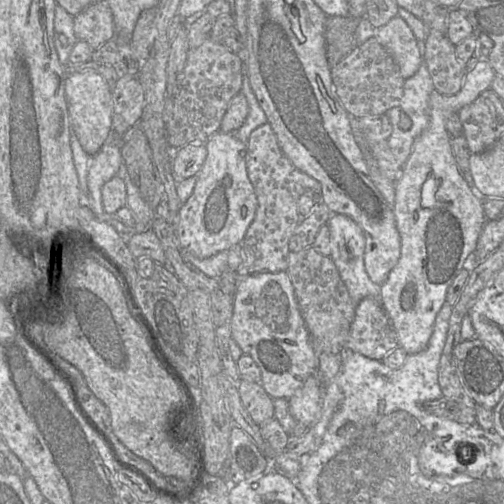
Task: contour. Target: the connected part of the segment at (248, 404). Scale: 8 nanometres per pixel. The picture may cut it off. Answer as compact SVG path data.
M240 380L238 392L243 407L257 425L275 418L273 399L260 383Z

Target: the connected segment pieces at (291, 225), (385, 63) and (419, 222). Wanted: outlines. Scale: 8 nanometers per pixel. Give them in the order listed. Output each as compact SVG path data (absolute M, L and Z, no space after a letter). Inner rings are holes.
M269 123L252 131L247 141L246 166L248 177L257 196L257 210L240 245L243 259L236 272L240 277L271 272L287 271L289 241L301 219L297 204L299 197L308 190L321 192L321 184L296 169L281 151Z
M370 37L331 68L334 91L352 117L381 116L400 105L405 79L392 55L374 37Z
M478 61L474 68L464 75L460 91L447 96L433 90L429 98L429 123L415 140L411 154L403 165L395 182L393 211L400 235L401 251L397 264L380 286L380 304L391 321L398 341L398 347L407 355L424 350L432 335L436 316L446 302L446 293L463 269L467 257L475 250L487 218L482 201L477 199L468 187L459 169L451 148L451 136L446 130L446 121L454 113L472 103L483 91L490 89L496 73L488 62Z

